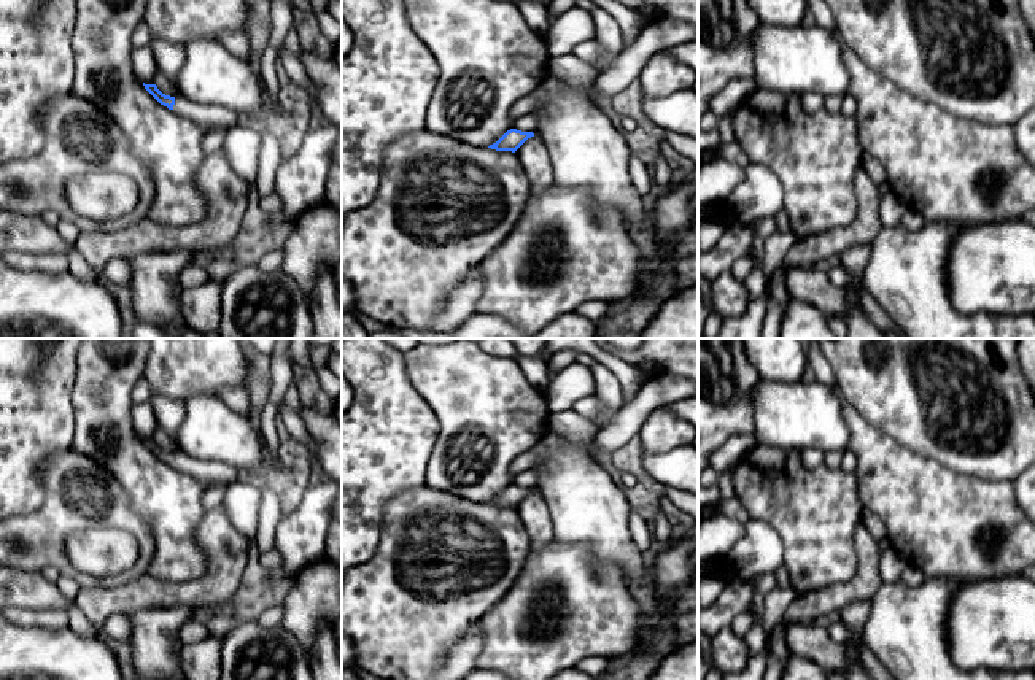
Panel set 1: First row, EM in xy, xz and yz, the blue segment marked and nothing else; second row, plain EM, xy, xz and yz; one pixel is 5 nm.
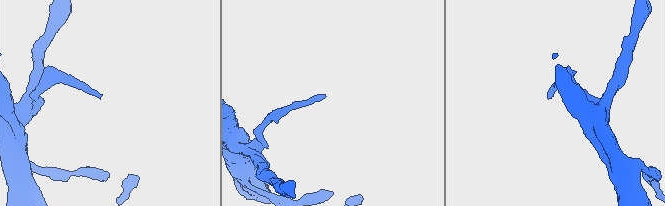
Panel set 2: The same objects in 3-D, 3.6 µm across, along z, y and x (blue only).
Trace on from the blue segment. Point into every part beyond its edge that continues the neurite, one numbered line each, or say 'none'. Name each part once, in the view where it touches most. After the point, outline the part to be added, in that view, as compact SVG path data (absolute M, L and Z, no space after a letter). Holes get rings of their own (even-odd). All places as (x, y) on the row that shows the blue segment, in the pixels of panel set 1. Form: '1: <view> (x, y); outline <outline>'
1: xy (212, 116); outline M184 95L175 97L173 113L194 121L199 126L211 129L234 129L242 122L242 116L235 111L215 105L200 105Z

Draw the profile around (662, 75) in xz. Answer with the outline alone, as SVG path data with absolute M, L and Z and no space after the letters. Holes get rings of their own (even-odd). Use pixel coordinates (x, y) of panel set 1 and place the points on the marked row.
M661 49L645 62L639 81L644 97L663 97L676 91L693 89L698 75Z

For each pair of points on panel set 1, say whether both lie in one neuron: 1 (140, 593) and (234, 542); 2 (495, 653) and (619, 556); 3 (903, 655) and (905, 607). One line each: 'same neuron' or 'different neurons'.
1: same neuron
2: different neurons
3: same neuron

